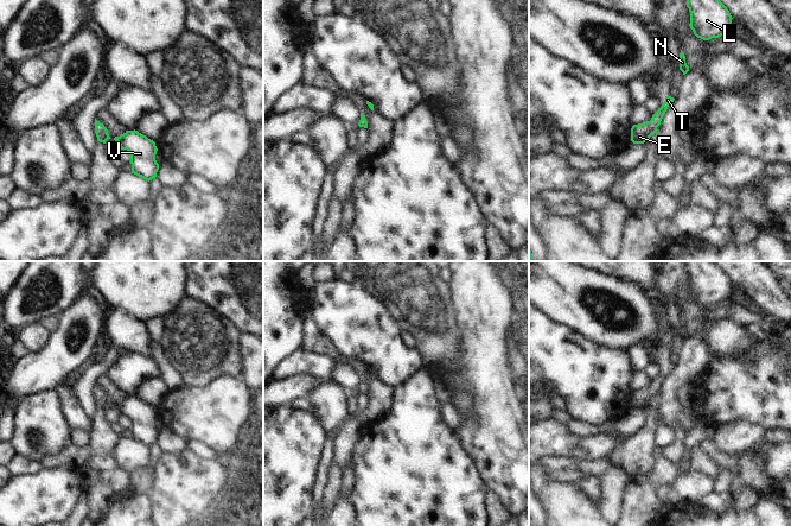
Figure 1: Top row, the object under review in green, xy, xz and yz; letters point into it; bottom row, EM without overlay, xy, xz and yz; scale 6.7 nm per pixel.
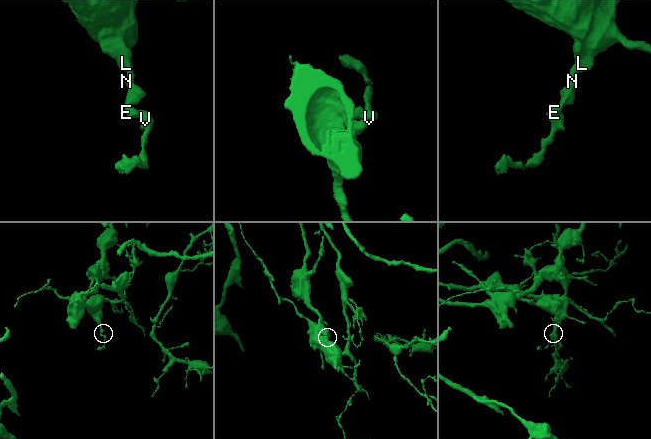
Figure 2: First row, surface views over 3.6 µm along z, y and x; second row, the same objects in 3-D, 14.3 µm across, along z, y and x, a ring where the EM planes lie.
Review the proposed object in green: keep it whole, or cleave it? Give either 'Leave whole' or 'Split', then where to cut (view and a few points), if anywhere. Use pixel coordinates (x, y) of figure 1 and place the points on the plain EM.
Leave whole. No split

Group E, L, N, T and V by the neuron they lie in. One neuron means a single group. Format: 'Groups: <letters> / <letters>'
Groups: E L N T V

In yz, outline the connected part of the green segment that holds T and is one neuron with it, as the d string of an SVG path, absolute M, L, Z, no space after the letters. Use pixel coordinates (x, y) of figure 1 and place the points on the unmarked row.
M665 362L665 367L661 374L652 381L650 387L644 389L633 391L631 394L631 407L633 410L644 410L650 405L650 403L657 399L657 393L661 391L661 387L670 370L674 368L674 363Z

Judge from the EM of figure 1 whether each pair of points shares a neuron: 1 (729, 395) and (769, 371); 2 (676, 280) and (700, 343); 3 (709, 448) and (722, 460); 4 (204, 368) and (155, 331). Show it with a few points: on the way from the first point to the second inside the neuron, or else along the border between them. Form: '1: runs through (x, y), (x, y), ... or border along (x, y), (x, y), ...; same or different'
1: runs through (739, 391), (741, 388), (751, 388), (759, 380); same
2: border along (707, 309), (700, 315), (700, 325), (689, 336); different
3: runs through (713, 451), (719, 457); same
4: border along (164, 318), (164, 330), (158, 342); different

